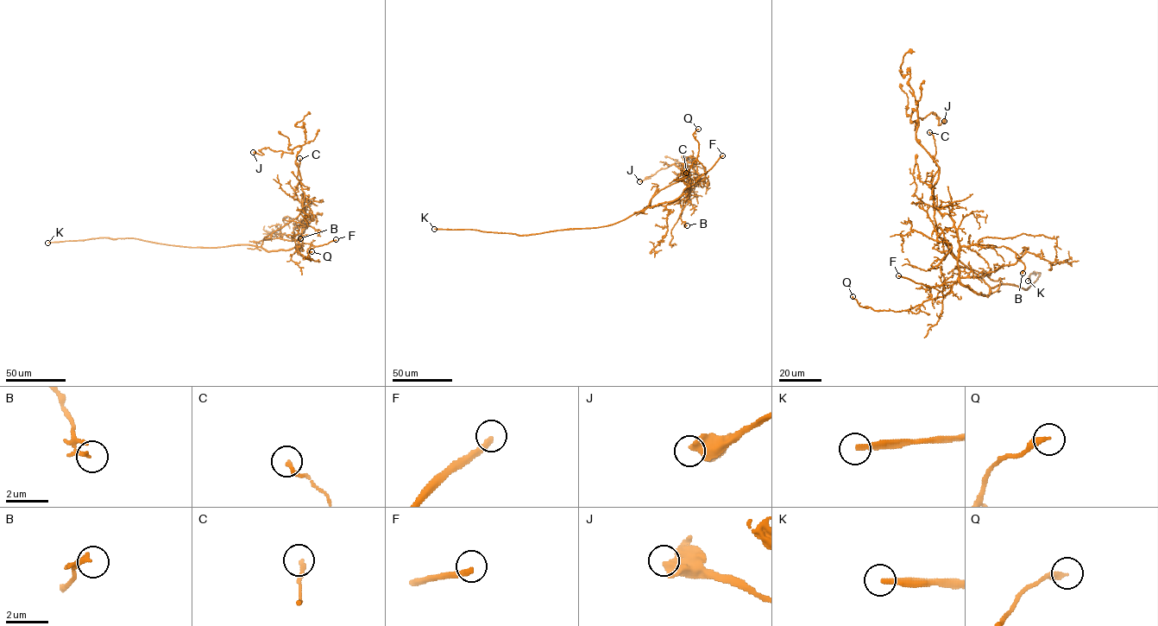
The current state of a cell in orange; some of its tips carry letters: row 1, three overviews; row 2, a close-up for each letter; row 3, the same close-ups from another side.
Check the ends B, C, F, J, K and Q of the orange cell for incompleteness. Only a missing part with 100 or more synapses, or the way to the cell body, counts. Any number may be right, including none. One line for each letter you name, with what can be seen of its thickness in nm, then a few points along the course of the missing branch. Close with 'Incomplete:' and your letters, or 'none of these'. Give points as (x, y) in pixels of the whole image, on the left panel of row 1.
F: Thickness 280 nm. Course of what is missing: (336, 239), (345, 237), (347, 239)
K: Thickness 260 nm
Incomplete: F, K

